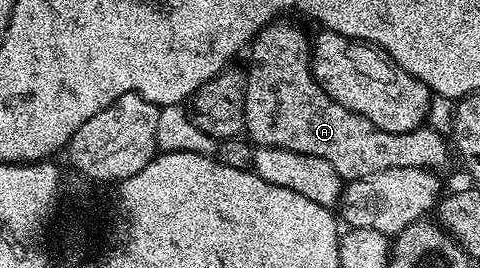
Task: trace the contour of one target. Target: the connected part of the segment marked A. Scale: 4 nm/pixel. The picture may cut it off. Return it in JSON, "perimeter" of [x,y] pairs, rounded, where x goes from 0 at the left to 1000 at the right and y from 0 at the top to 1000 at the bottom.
{"perimeter":[[[579,75],[552,101],[523,160],[515,284],[515,358],[510,362],[510,500],[529,549],[571,545],[598,552],[606,567],[631,567],[640,582],[665,582],[681,597],[713,672],[763,664],[781,642],[806,642],[806,627],[881,627],[917,638],[917,619],[935,604],[940,545],[929,504],[896,485],[881,463],[869,485],[846,500],[798,493],[756,433],[715,403],[652,291],[652,257],[644,246],[648,198],[646,131],[635,131],[610,75]]]}

